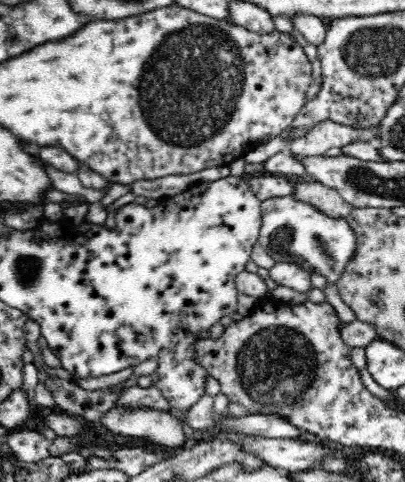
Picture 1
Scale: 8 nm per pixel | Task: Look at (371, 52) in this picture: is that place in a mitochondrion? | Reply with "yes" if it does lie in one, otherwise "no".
yes

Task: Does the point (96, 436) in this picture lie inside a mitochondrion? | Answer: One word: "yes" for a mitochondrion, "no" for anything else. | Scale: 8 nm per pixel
no

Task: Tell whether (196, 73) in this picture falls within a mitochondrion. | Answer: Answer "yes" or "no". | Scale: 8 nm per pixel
yes

